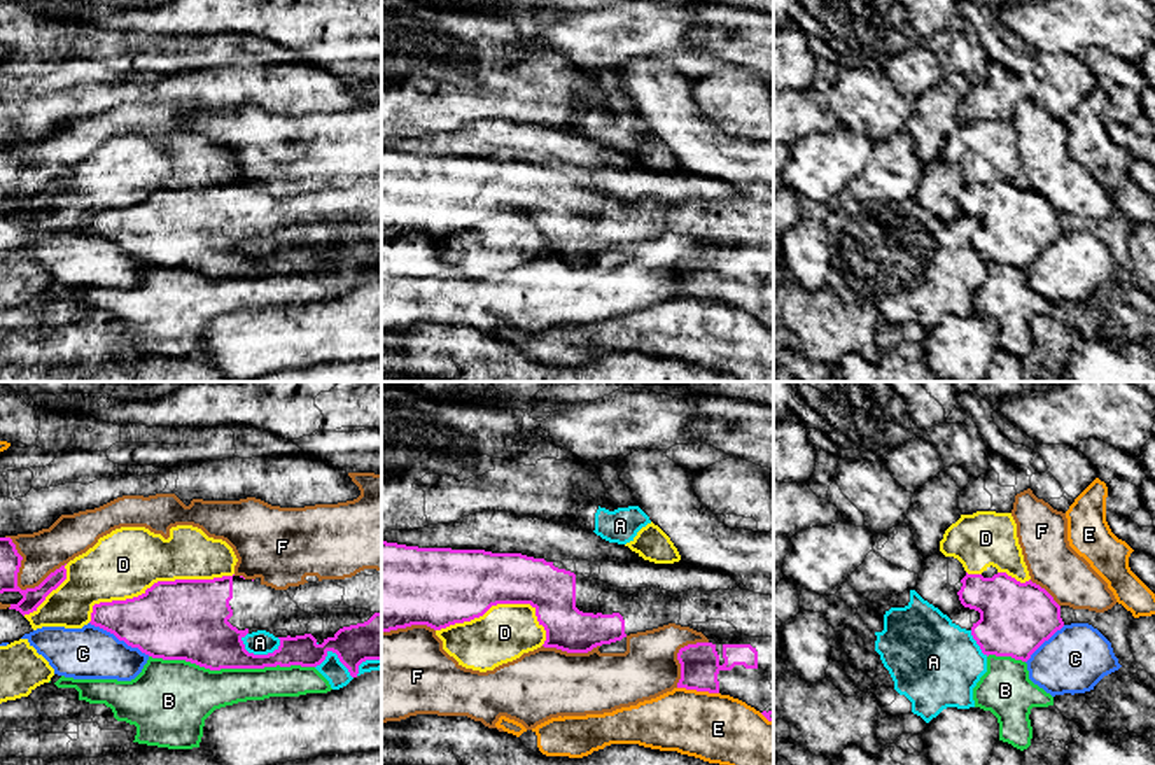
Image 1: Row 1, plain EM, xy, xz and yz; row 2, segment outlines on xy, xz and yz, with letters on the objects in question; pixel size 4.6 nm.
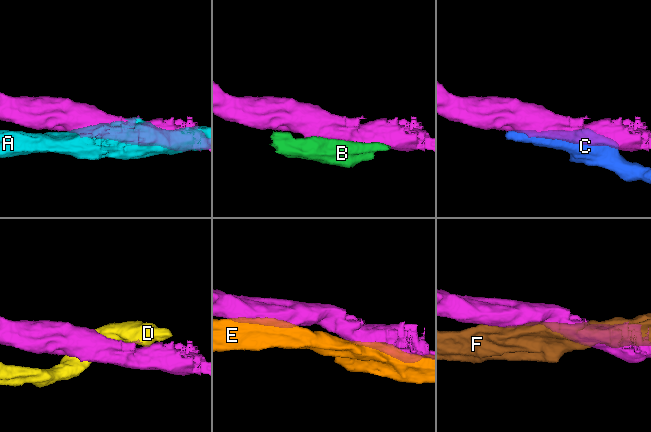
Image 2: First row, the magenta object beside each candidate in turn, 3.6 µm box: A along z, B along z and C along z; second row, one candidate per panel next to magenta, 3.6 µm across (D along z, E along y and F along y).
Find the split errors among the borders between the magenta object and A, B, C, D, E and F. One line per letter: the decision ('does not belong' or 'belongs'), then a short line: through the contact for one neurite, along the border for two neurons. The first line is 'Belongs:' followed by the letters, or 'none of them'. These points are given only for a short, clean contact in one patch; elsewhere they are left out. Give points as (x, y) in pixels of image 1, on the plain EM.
Belongs: none of them
A: does not belong
B: does not belong
C: does not belong
D: does not belong
E: does not belong
F: does not belong

